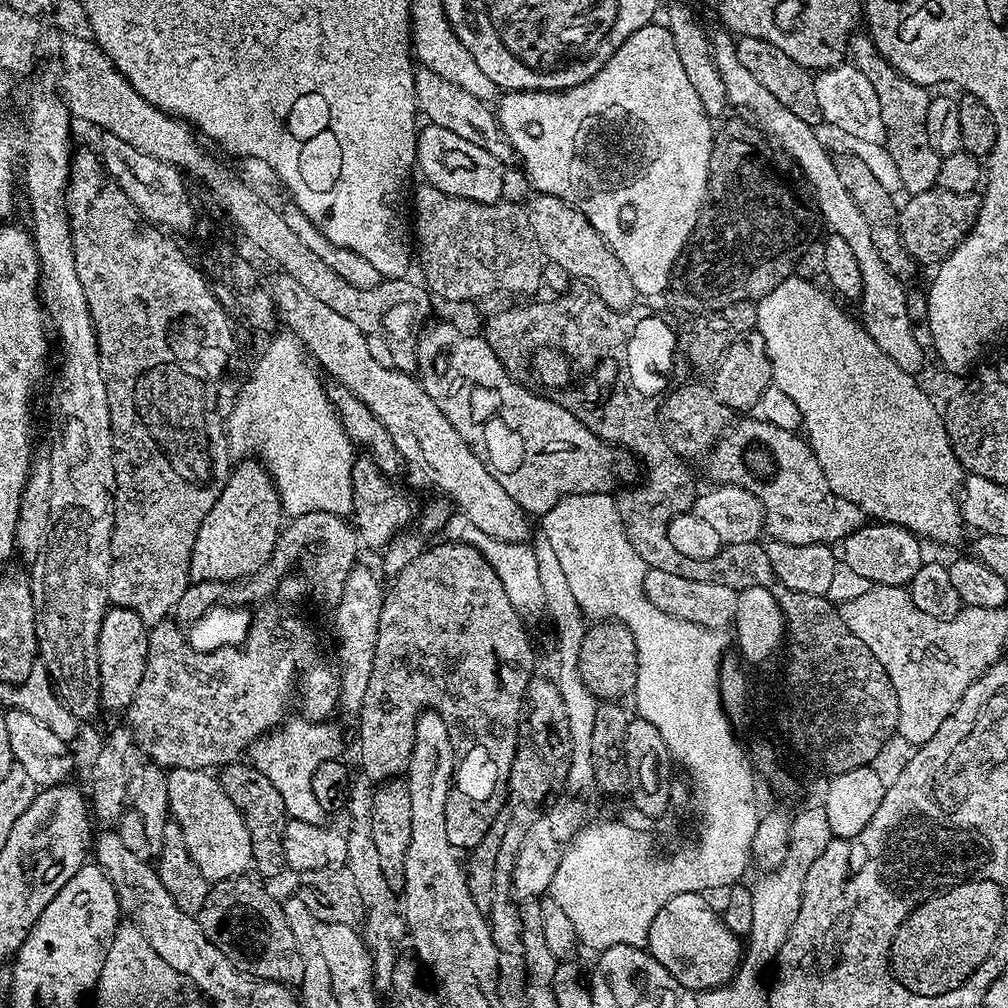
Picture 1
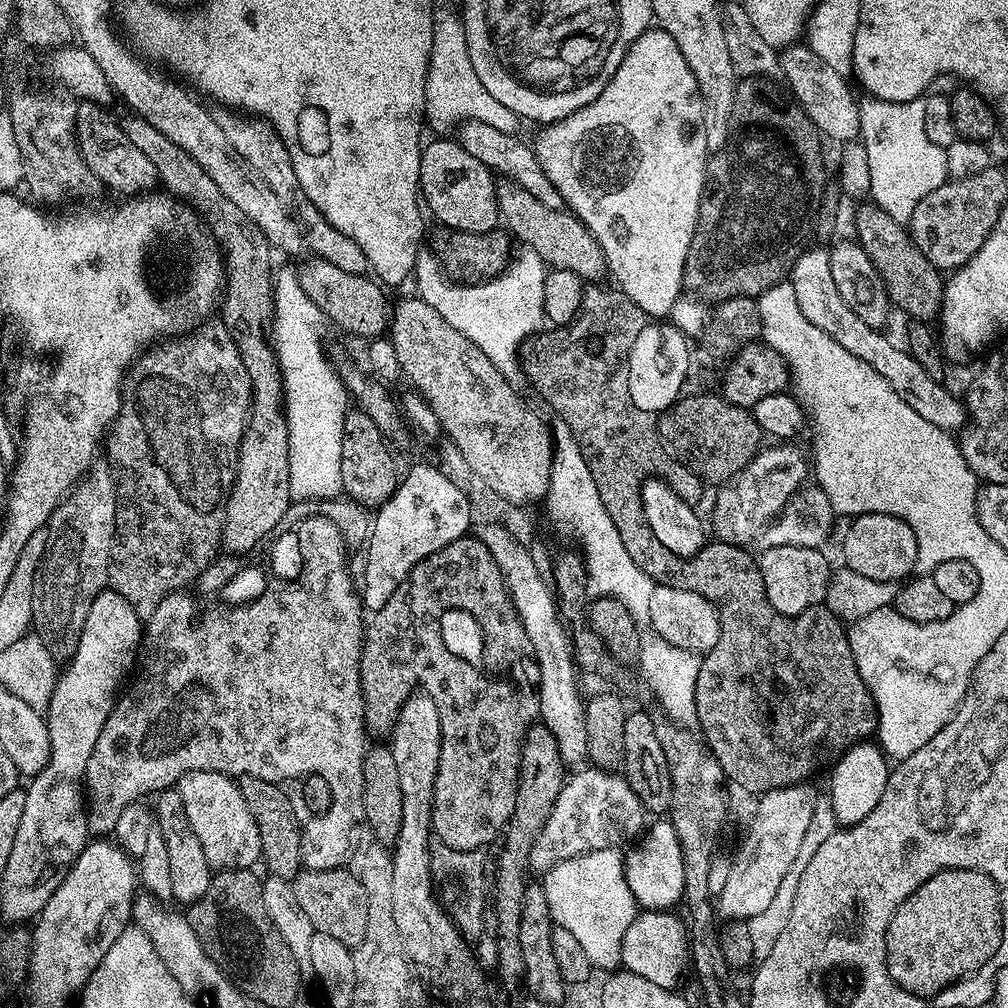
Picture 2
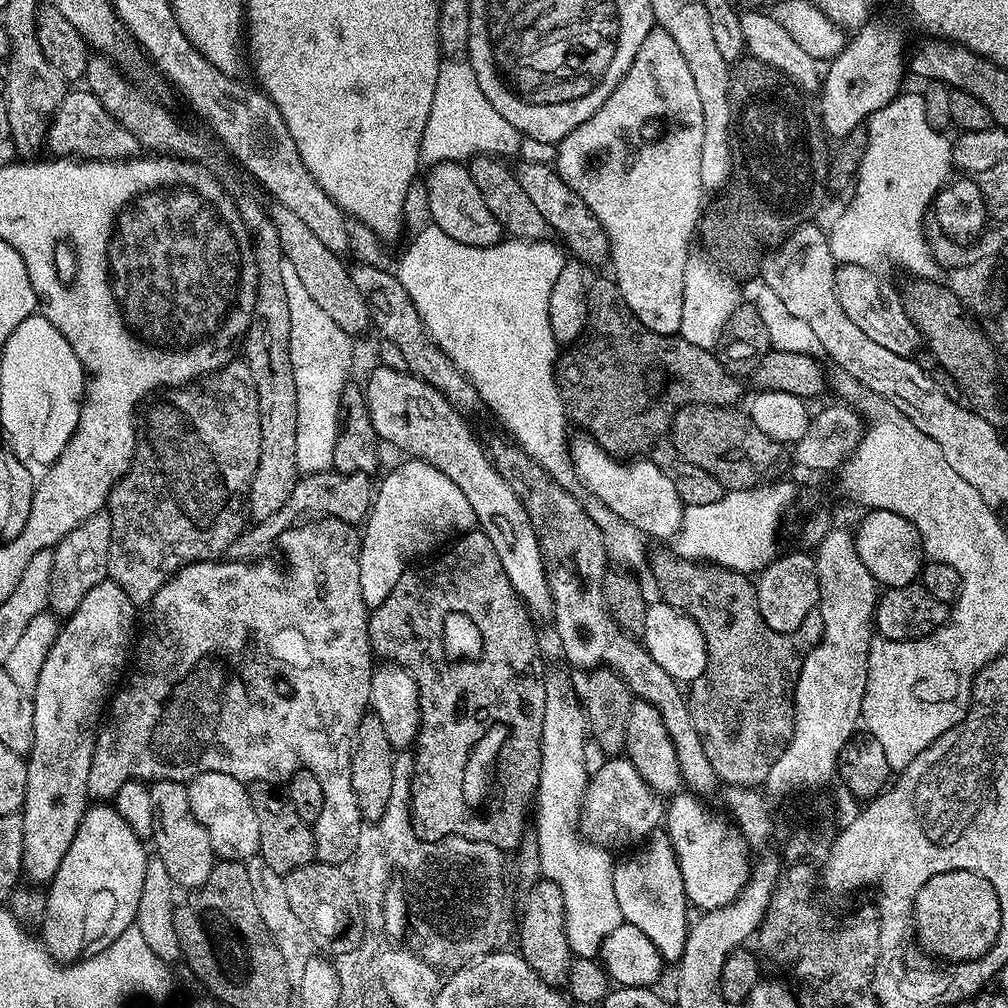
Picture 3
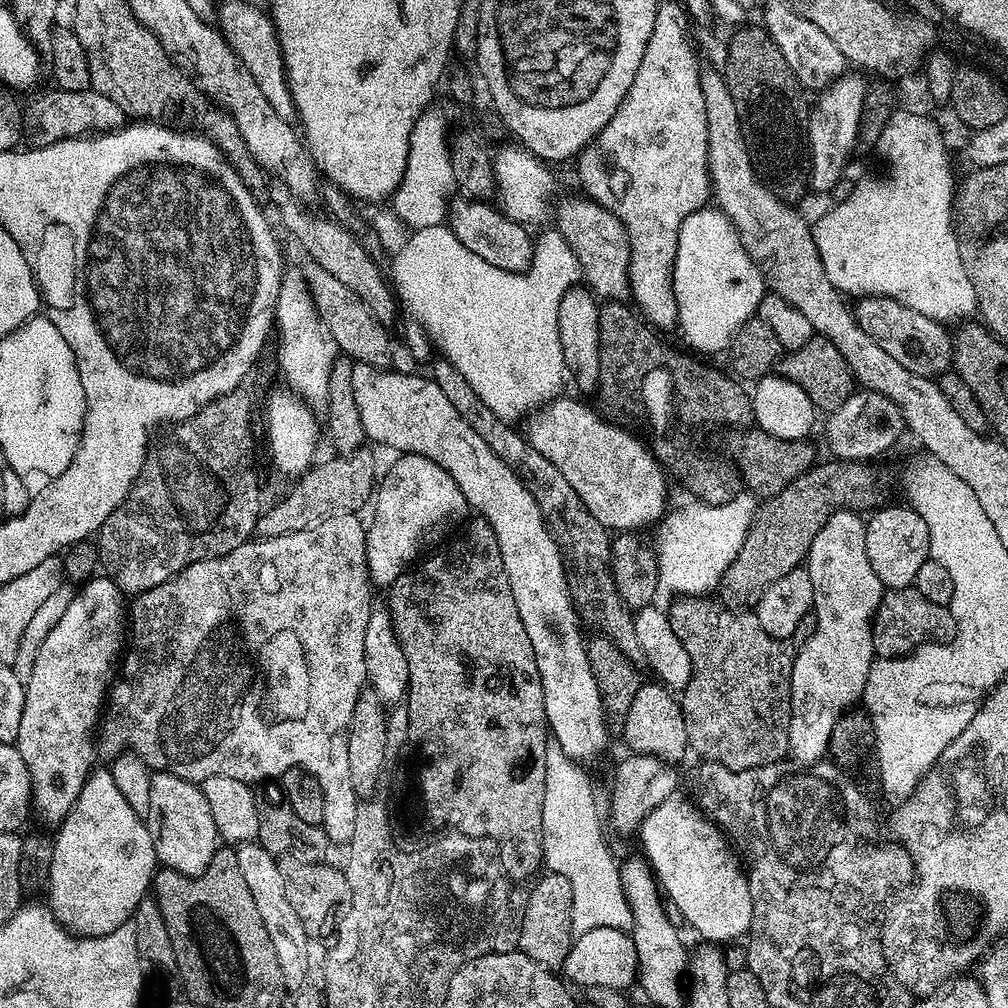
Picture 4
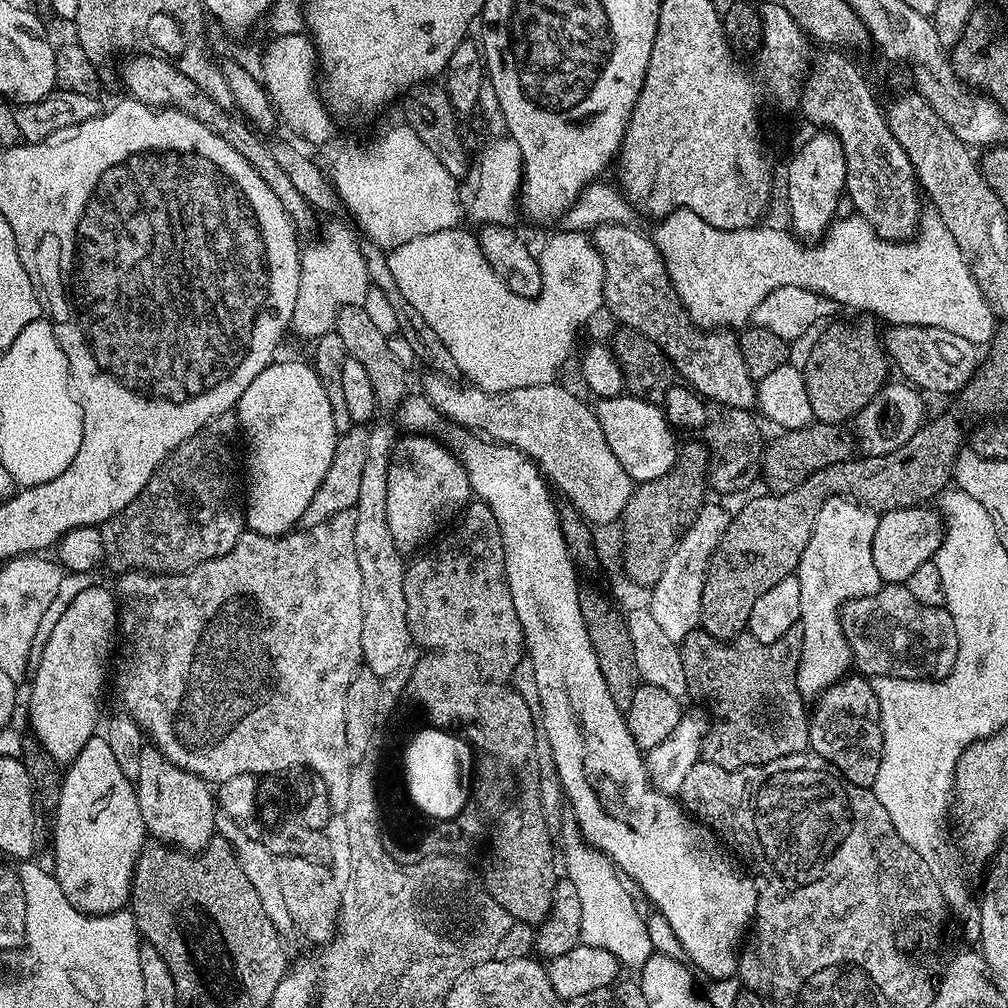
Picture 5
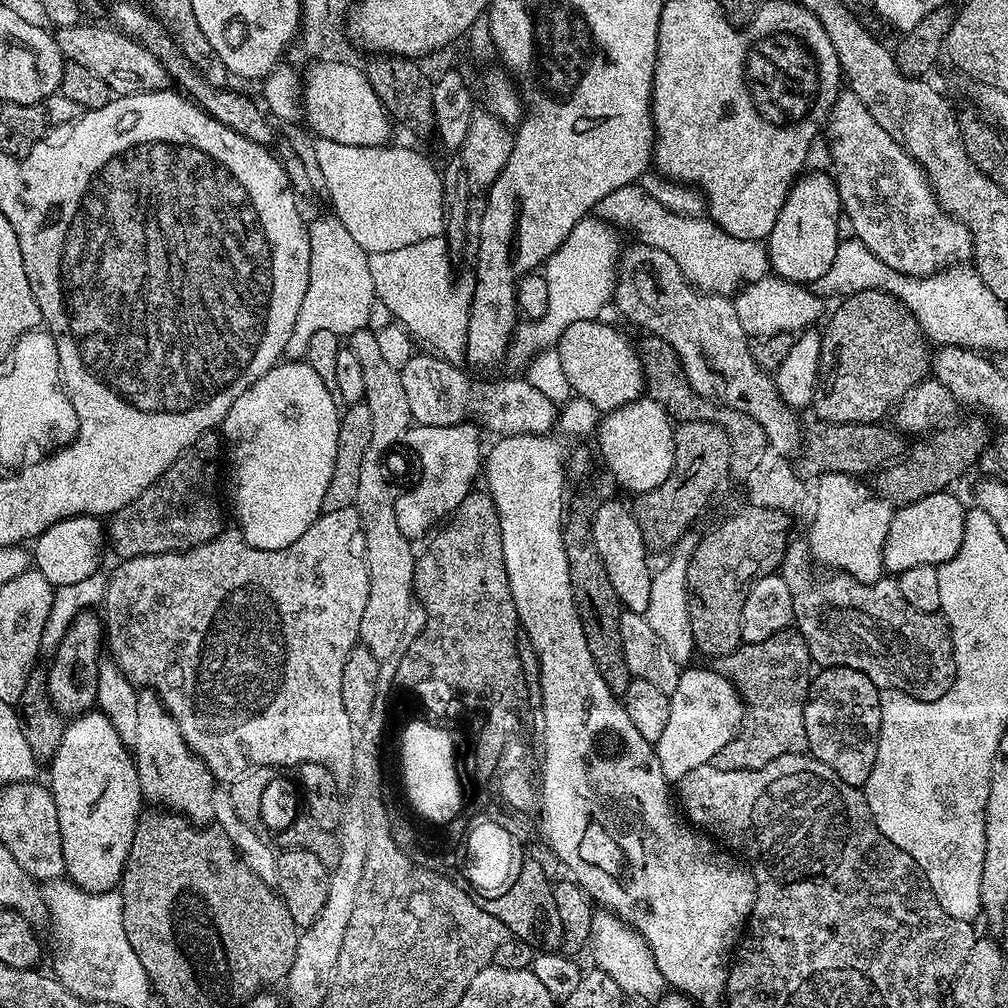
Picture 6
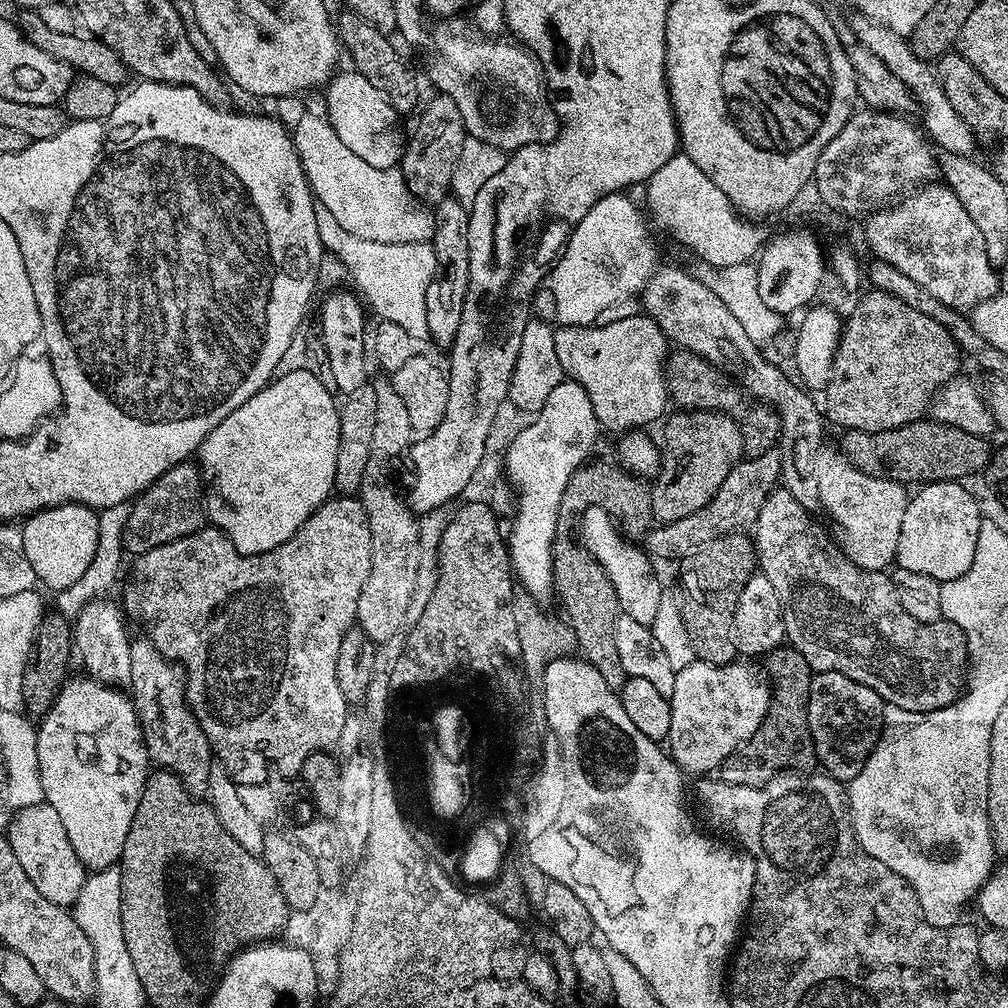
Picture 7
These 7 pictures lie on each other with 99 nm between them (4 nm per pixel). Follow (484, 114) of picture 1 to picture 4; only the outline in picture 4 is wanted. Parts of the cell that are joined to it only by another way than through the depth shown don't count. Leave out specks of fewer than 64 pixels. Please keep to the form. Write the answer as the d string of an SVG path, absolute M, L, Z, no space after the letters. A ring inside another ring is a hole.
M579 199L566 201L557 212L555 209L555 227L562 234L562 238L566 238L570 250L574 250L580 263L583 283L601 301L627 301L630 296L628 271L632 261L630 258L632 247L628 241L626 226L622 226L622 222L618 222L618 218L610 214L610 210L598 206L593 200Z

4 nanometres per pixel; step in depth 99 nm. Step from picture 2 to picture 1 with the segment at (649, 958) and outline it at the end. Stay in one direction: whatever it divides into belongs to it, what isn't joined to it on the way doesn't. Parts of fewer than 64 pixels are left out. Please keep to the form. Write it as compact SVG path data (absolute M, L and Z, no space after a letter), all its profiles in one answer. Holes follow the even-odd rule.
M700 892L672 896L658 910L648 928L647 951L688 991L708 991L729 985L737 975L743 947L741 939L720 920L714 907L708 908Z

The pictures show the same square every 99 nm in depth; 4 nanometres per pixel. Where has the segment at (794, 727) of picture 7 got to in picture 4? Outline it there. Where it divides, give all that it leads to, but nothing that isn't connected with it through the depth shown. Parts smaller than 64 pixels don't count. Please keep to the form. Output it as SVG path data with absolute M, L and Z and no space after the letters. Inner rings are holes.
M707 595L685 596L677 599L677 604L670 608L672 629L686 646L692 663L692 677L679 697L686 722L688 747L700 755L701 761L721 764L730 770L750 770L777 764L785 759L788 752L792 667L797 645L792 640L775 640L766 634L755 611L733 610L710 599Z

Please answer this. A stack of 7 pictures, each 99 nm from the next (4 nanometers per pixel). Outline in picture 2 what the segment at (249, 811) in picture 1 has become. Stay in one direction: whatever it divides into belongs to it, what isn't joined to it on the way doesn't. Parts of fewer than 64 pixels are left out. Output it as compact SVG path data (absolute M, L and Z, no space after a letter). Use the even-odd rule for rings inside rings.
M241 776L238 783L242 802L246 802L246 810L254 814L254 822L260 835L260 860L269 868L271 875L277 880L291 881L301 871L299 856L301 821L296 821L296 812L288 801L280 784L271 784L257 776Z

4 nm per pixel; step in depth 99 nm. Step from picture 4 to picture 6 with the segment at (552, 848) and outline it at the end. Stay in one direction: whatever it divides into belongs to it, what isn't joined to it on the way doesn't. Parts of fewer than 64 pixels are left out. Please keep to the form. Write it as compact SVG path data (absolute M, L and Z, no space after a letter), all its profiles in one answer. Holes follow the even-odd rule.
M607 910L592 913L592 938L590 953L595 967L601 968L624 991L625 997L656 1002L661 999L666 985L650 946L629 924ZM661 991L661 992L660 992Z

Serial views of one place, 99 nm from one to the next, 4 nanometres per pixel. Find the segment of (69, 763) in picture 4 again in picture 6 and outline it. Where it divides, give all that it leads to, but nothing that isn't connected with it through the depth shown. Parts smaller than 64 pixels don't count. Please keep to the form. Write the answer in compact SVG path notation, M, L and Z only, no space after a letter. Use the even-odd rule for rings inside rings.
M85 610L68 625L65 636L50 657L47 665L48 693L54 706L65 718L75 718L91 709L96 703L98 690L98 666L102 659L102 645L106 640L106 629L95 611Z

